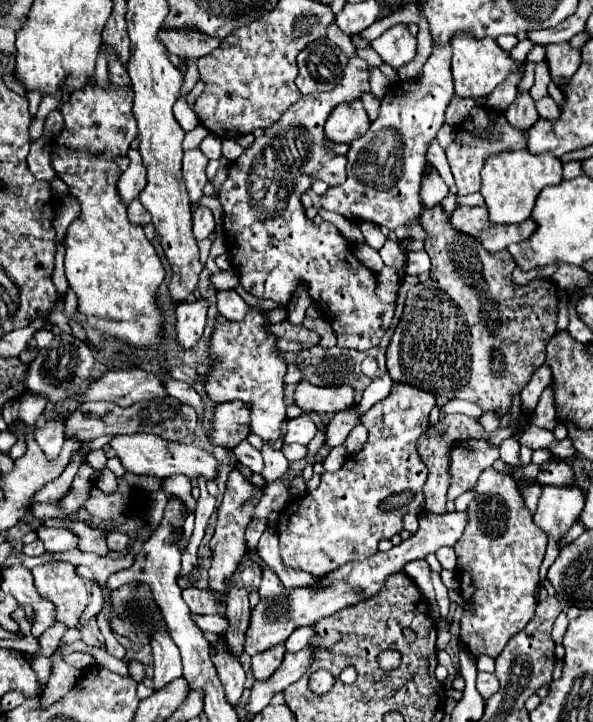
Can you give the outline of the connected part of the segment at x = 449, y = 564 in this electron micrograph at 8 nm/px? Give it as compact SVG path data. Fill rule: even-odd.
M441 547L435 555L437 555L443 569L455 569L455 555L453 555L451 547Z

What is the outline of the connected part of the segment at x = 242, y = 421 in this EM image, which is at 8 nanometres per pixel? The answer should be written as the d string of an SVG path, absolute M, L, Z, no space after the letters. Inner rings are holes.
M223 403L213 411L209 443L233 449L249 435L249 407L245 403Z

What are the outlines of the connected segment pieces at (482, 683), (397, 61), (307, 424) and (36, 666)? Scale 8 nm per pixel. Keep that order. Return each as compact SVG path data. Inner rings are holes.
M477 673L477 691L483 699L489 699L499 691L499 679L495 673Z
M393 25L381 37L377 37L371 47L381 55L385 63L389 63L393 69L399 69L415 57L417 39L409 33L407 25Z
M299 415L295 419L287 421L287 433L285 433L285 443L299 443L299 445L309 445L309 441L315 437L317 427L311 421L309 415Z
M35 659L35 661L31 663L31 669L35 671L37 681L39 681L41 685L45 685L47 679L49 679L49 675L51 675L51 659Z

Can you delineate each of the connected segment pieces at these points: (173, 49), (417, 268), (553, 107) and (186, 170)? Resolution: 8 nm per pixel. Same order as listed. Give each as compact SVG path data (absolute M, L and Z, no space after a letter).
M165 29L157 35L157 39L167 47L169 53L175 53L189 61L197 61L199 57L209 55L213 49L221 45L221 39L201 35L197 31L179 31L179 29Z
M423 249L407 253L407 269L405 269L407 275L421 275L429 269L431 269L431 259Z
M551 97L539 99L535 103L535 109L537 109L539 117L545 117L545 119L557 119L557 115L559 115L559 105Z
M191 149L185 151L183 157L183 179L189 191L189 197L193 203L197 203L203 197L203 187L207 183L207 175L205 175L205 167L207 167L209 159L201 153L201 149Z

